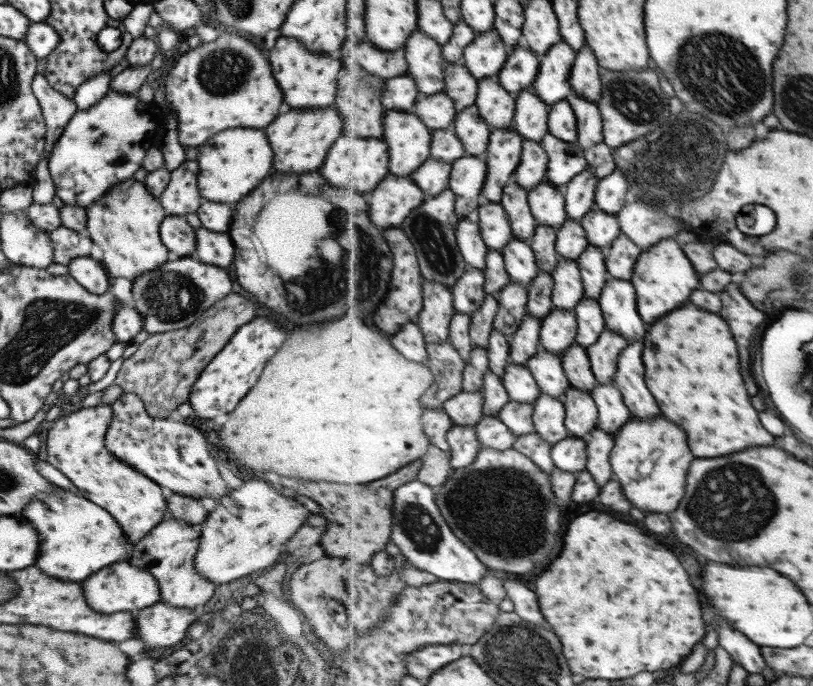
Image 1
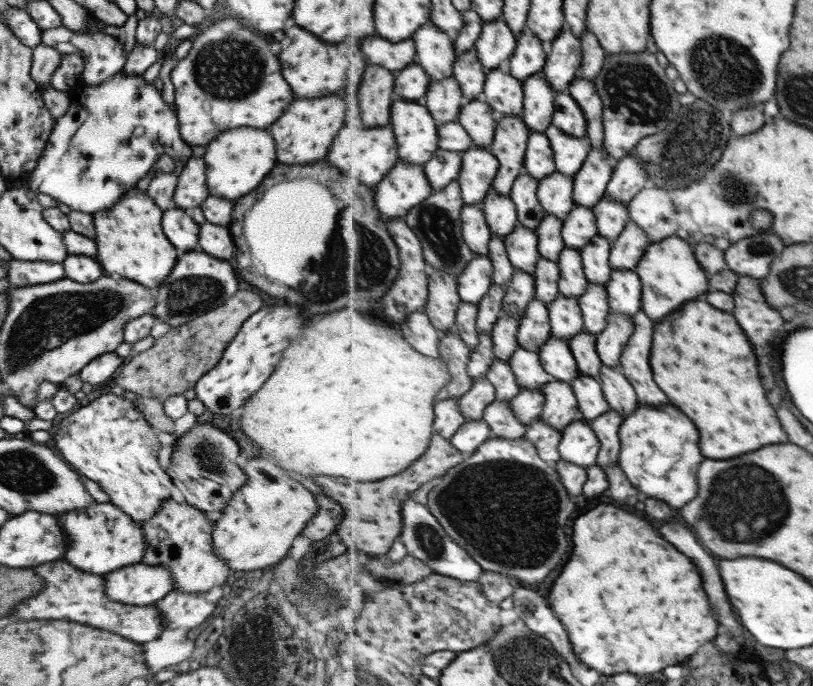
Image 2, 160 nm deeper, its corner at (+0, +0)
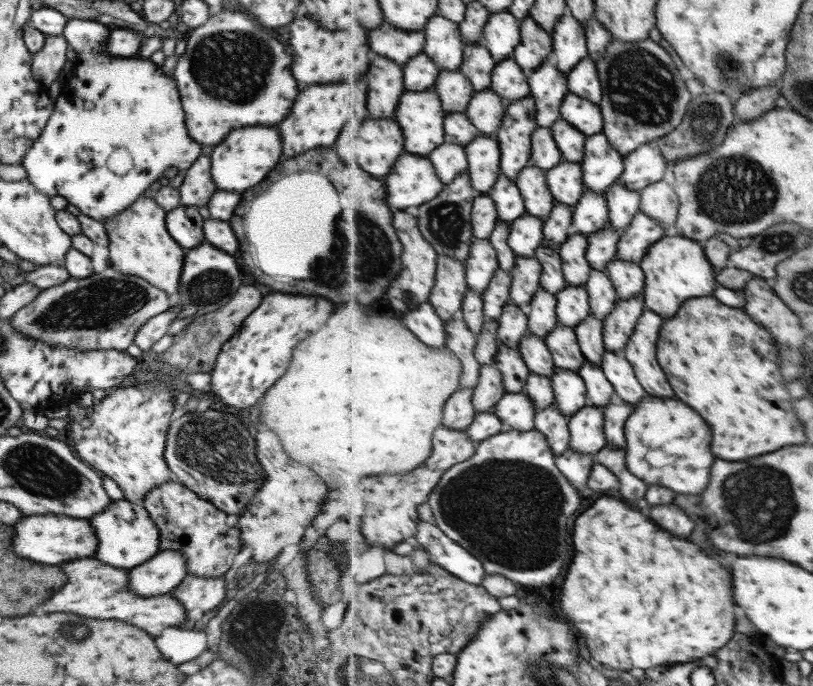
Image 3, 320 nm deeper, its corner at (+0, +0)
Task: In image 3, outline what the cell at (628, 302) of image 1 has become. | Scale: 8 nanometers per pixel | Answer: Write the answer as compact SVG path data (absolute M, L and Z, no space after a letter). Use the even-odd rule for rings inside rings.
M615 258L608 264L607 273L615 285L619 299L630 300L631 297L643 296L646 274L639 263Z

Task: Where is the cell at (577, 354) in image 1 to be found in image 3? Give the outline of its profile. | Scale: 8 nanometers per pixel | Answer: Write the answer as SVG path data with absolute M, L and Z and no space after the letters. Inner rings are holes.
M590 315L581 325L576 326L576 333L587 360L601 365L606 351L604 320Z

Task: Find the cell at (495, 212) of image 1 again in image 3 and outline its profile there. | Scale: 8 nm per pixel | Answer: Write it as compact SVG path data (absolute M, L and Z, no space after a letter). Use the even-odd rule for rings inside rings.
M505 173L498 176L493 190L489 193L495 199L499 211L498 220L511 224L527 213L526 202L517 181Z

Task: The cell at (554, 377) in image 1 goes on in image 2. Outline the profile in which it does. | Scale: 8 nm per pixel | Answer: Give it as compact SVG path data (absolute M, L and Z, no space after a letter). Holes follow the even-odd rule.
M550 336L539 354L541 364L557 381L572 383L581 373L569 339Z

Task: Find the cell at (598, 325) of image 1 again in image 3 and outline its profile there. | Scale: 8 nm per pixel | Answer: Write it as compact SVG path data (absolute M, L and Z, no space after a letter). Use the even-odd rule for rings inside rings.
M593 269L585 285L590 294L591 315L605 320L619 299L611 277L607 272Z

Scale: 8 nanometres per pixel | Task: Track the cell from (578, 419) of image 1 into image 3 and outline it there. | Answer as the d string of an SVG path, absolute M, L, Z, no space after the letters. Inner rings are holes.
M586 360L578 373L585 379L589 404L603 408L616 397L616 388L607 378L602 365Z

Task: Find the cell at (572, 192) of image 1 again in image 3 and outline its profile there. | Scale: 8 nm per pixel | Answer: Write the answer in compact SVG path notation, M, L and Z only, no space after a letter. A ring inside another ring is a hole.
M605 133L588 136L586 155L582 161L586 188L598 193L606 193L608 187L619 182L624 173L624 157L611 146Z

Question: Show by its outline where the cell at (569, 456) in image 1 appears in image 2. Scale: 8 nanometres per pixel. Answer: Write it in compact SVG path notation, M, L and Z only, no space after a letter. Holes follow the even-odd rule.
M581 419L569 423L563 431L559 454L562 460L575 463L585 468L597 465L601 442L593 428L592 422Z

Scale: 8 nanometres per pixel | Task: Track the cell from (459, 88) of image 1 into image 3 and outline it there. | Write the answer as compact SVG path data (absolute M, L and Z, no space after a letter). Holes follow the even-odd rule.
M484 42L467 43L459 69L469 77L476 92L483 92L491 88L492 74L498 63Z

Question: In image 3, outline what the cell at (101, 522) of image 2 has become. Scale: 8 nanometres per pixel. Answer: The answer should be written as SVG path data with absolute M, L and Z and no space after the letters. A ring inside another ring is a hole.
M125 499L111 501L101 514L95 514L91 526L97 534L99 548L95 558L126 571L143 561L149 560L158 552L158 530L153 521L148 517L142 505L131 503Z

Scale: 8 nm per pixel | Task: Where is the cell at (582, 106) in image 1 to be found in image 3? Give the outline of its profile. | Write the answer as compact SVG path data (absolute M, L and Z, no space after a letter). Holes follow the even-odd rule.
M585 57L578 65L575 65L575 68L568 73L568 80L567 86L569 86L570 93L600 104L602 84L597 62L591 57Z

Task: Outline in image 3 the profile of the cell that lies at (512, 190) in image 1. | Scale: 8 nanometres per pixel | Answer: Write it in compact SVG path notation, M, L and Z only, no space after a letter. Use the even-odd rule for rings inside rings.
M531 164L519 173L517 183L526 202L527 213L547 219L556 205L544 168Z

